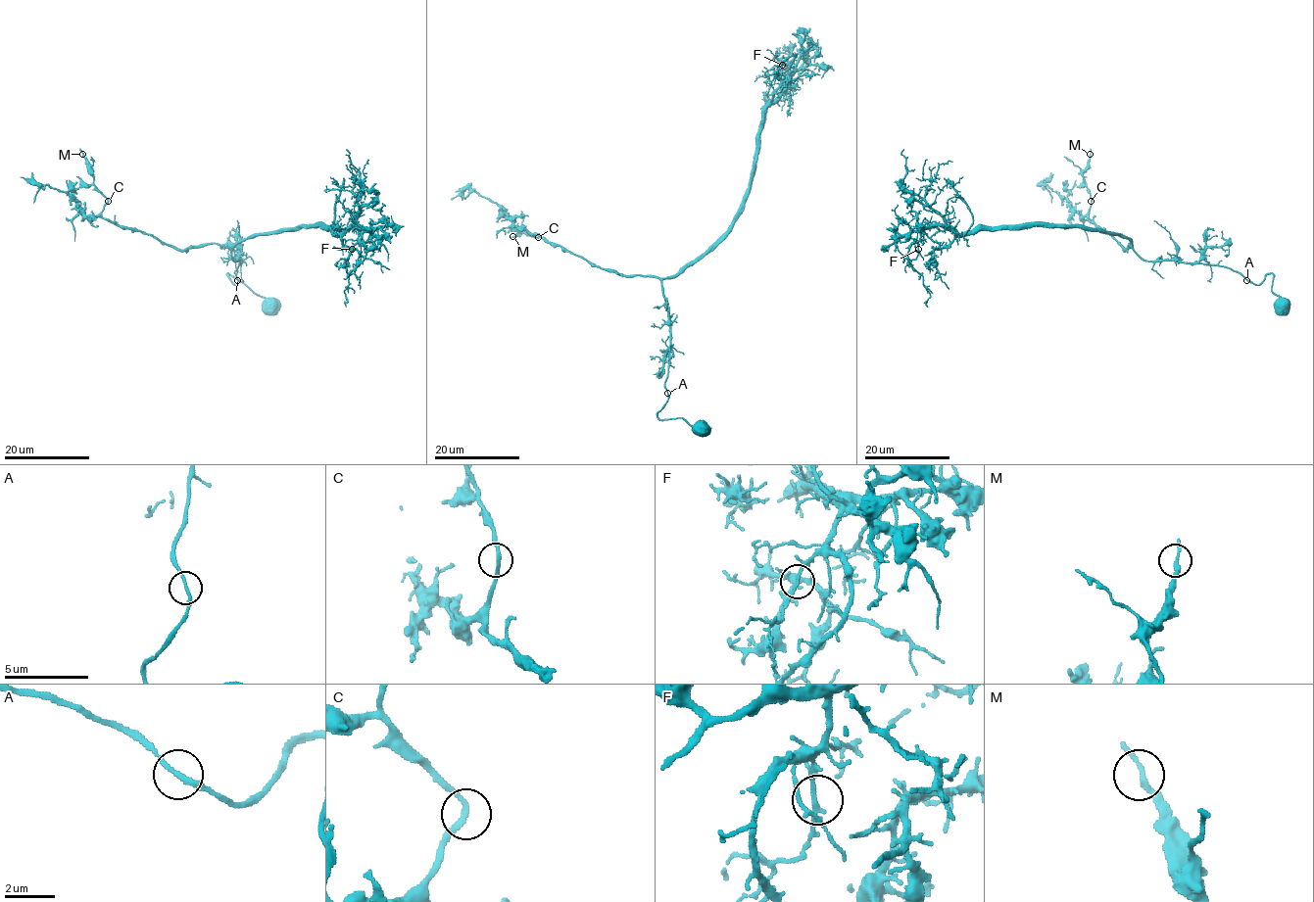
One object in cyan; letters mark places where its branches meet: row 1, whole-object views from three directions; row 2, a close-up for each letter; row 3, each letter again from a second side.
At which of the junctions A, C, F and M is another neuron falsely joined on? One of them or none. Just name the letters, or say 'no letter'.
no letter

